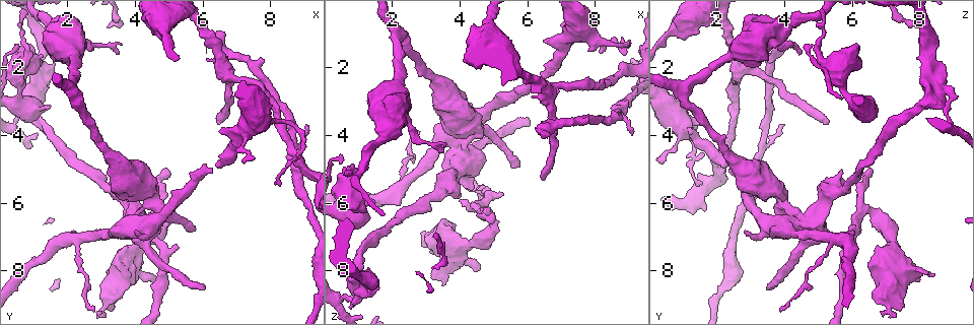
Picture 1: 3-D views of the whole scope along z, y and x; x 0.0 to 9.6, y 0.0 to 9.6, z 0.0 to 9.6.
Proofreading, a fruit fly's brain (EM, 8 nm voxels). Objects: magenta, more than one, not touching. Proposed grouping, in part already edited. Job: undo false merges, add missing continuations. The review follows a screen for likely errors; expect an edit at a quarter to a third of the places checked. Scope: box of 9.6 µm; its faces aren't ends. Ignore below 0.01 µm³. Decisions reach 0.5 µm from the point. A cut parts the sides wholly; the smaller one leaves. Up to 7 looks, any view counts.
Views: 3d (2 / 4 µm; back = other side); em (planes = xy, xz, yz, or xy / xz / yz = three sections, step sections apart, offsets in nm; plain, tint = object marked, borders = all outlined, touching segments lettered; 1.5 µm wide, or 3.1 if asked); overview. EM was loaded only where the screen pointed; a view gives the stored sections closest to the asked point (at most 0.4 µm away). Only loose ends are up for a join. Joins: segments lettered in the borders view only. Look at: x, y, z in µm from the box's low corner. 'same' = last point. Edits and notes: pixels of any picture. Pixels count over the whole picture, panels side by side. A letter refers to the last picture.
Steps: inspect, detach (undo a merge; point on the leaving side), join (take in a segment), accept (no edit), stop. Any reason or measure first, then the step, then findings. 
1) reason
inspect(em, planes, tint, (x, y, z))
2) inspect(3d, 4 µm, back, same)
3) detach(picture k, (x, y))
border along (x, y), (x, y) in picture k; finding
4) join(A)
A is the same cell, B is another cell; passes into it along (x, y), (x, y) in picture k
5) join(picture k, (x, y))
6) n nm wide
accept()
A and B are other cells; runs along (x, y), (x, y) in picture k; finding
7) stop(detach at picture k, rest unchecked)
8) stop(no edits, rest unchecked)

an open end
inspect(em, planes, borders, (4.95, 5.15, 6.30))

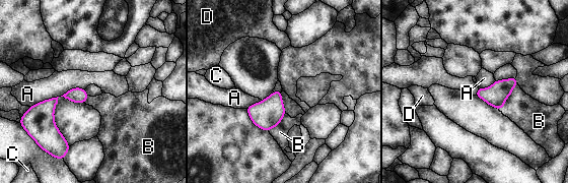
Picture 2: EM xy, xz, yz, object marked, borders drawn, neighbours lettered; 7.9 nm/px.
accept()
A, B, C and D are other cells; border along (58, 96), (37, 102), (29, 107) in picture 2; no lettered segment goes on from it

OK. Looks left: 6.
free end
inspect(em, planes, tint, (5.80, 6.80, 4.95))

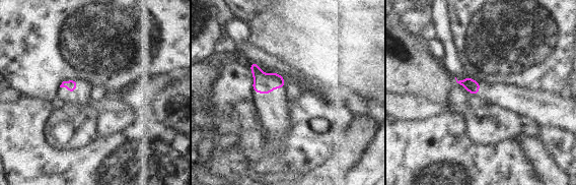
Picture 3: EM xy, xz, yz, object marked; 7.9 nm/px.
inspect(em, planes, borders, same)

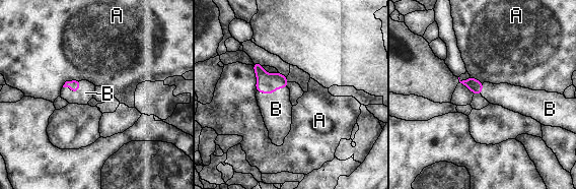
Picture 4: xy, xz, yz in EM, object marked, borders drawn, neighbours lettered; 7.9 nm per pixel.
join(B)
B is the same cell, A is another cell; passes into it along (268, 83), (272, 93), (276, 109) in picture 4; it goes on there

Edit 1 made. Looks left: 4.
see it whole again
inspect(overview)

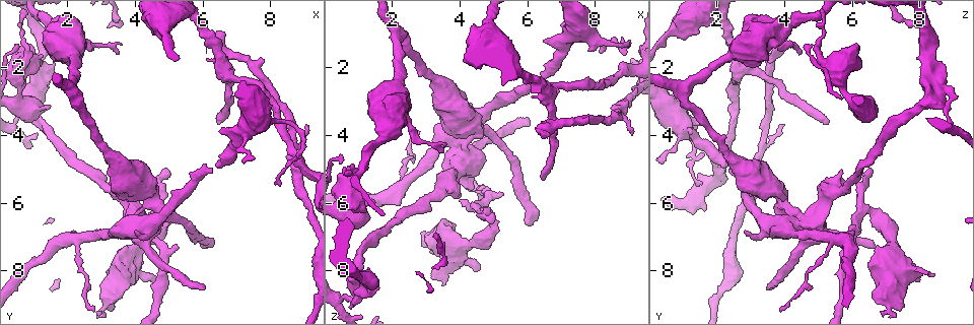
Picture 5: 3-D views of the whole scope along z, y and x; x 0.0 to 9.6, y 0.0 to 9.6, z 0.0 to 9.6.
an open end
inspect(em, planes, borders, (6.40, 0.95, 3.95))

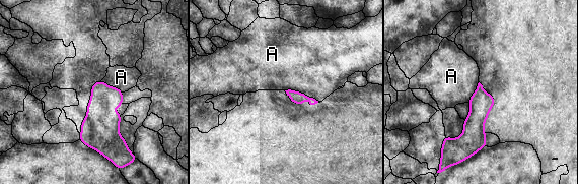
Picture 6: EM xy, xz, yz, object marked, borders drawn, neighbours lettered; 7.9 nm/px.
A touches over 280 nm
accept()
A is another cell; border along (285, 89), (296, 89), (318, 101) in picture 6; none of them fits

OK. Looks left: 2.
stop(join at picture 4, rest unchecked)

